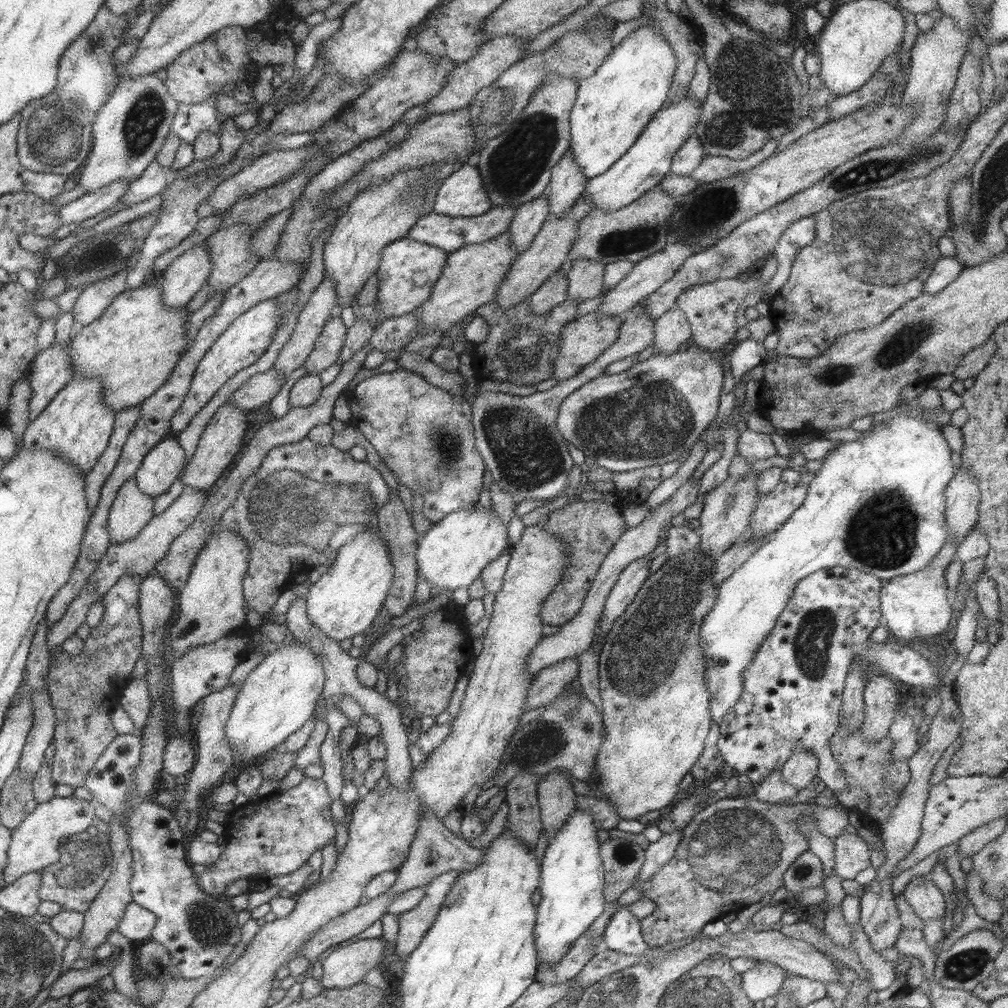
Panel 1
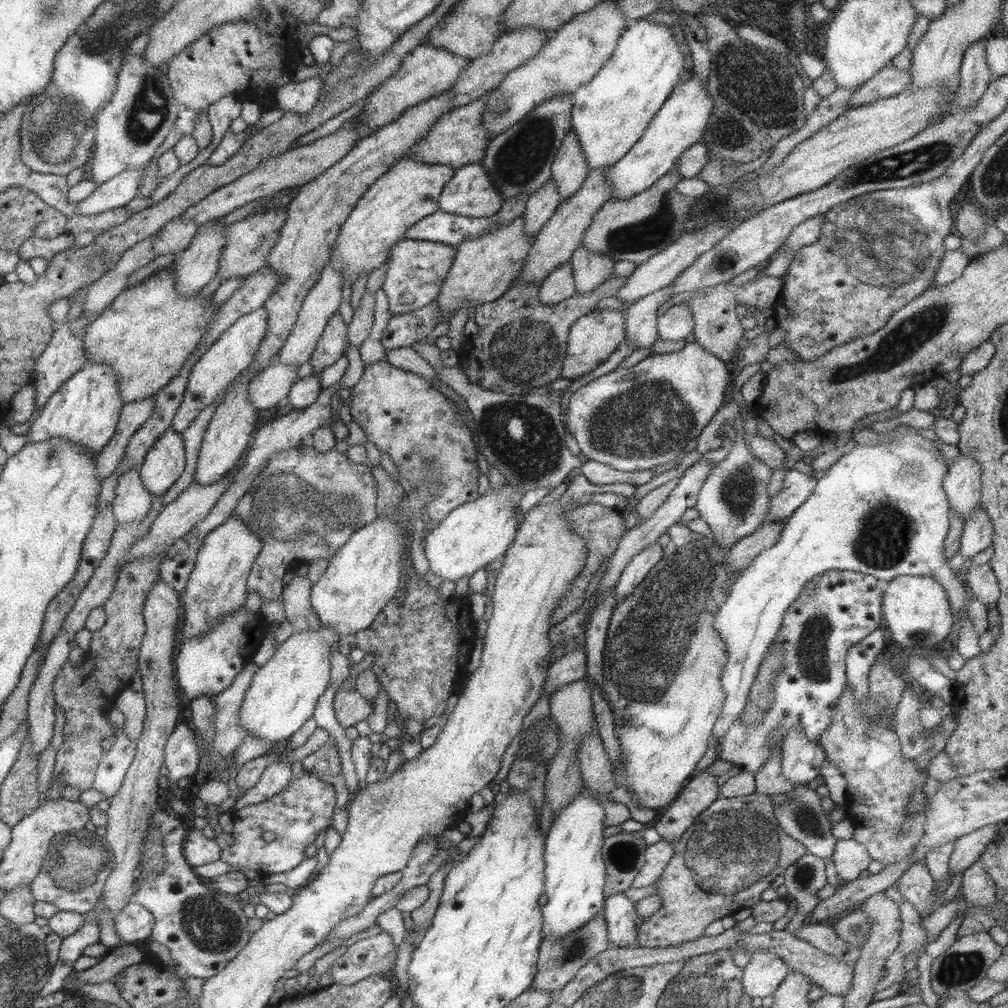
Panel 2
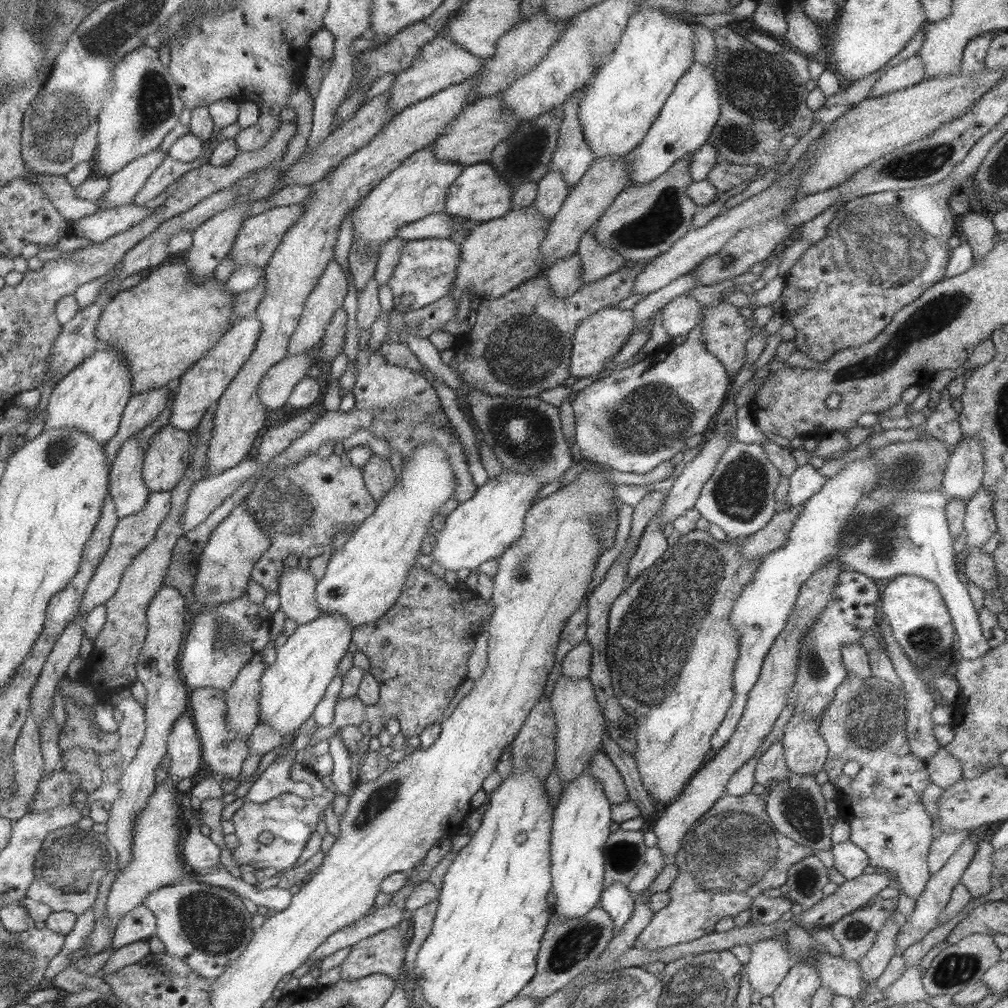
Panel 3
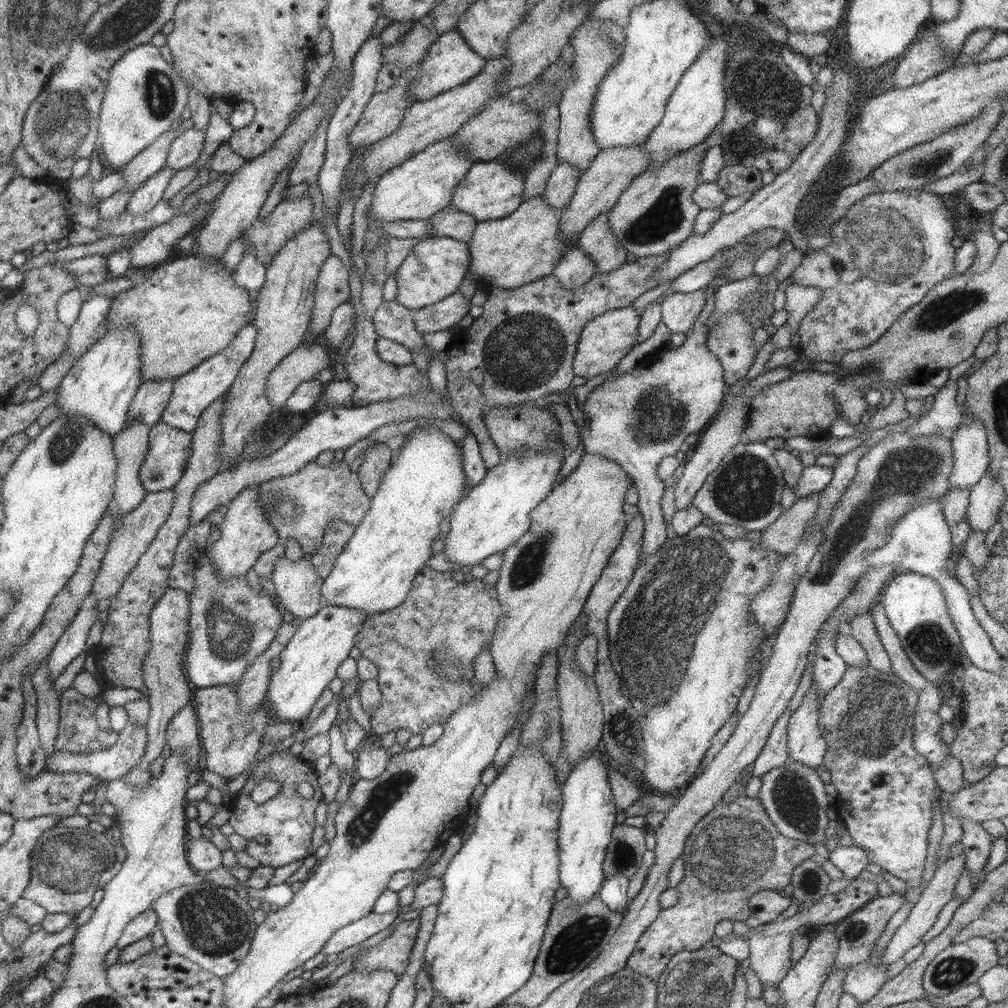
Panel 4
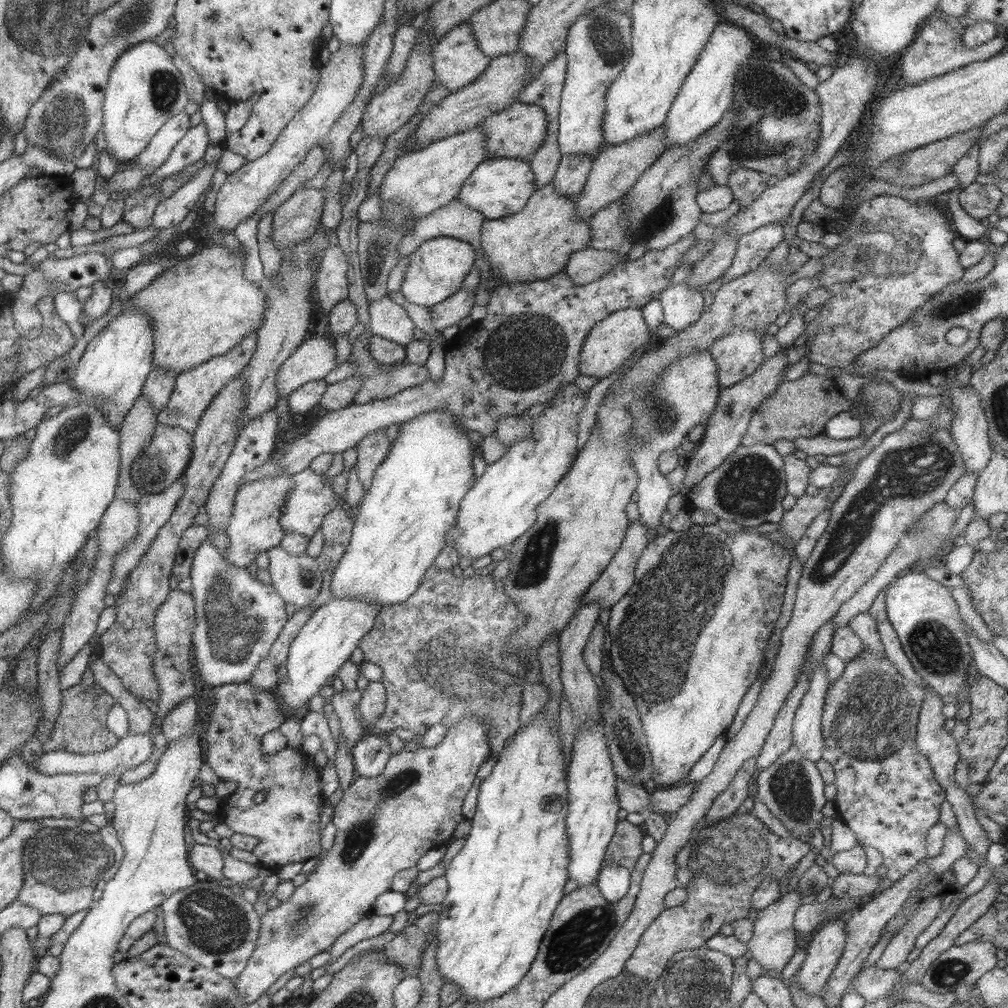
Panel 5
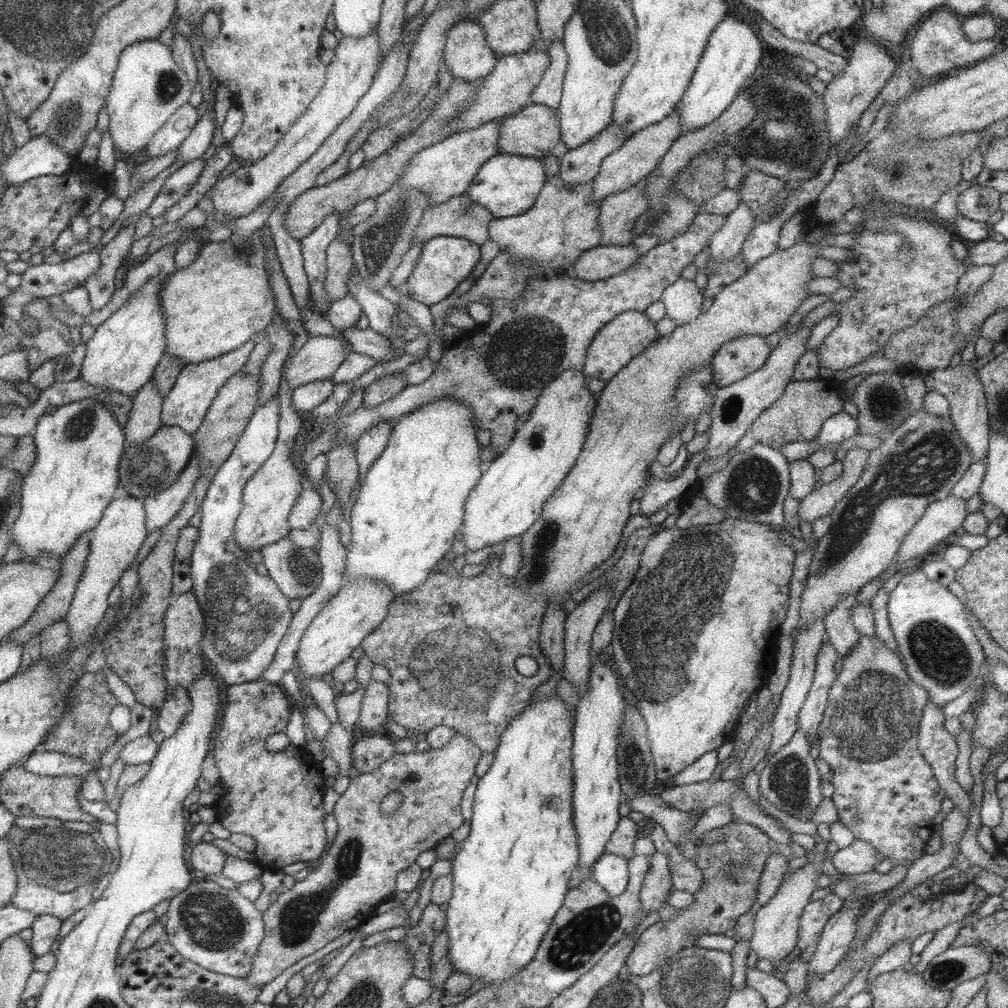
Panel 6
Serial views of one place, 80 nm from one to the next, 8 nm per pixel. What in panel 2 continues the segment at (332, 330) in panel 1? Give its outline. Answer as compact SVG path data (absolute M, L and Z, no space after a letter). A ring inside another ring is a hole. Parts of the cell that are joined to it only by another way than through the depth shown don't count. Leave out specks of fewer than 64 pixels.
M335 311L329 318L309 360L316 375L323 368L331 366L339 357L344 356L344 352L348 348L346 326L339 311Z

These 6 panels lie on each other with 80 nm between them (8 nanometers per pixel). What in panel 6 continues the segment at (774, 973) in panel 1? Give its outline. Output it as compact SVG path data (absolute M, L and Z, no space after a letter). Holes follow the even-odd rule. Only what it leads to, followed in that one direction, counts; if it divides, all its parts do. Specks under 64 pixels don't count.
M816 855L812 861L805 863L801 868L793 870L791 876L784 878L779 890L754 914L754 929L749 939L750 949L757 957L765 958L774 967L783 958L789 956L796 949L796 940L799 932L799 919L806 904L811 901L811 892L817 889L815 881L822 874L822 858Z

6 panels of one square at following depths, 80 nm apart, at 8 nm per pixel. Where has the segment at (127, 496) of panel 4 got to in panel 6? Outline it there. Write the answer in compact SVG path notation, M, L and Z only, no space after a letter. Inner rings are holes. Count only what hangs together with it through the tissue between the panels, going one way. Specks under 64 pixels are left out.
M150 378L133 397L129 418L123 427L125 447L149 438L163 425L160 419L162 398L155 386Z

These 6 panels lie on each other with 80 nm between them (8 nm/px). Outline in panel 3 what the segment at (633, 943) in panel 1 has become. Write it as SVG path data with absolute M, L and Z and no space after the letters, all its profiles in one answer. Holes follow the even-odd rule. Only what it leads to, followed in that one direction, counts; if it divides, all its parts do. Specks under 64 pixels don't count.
M617 882L604 888L598 904L613 921L615 934L633 910L633 894L627 891L626 886L623 886L621 882Z

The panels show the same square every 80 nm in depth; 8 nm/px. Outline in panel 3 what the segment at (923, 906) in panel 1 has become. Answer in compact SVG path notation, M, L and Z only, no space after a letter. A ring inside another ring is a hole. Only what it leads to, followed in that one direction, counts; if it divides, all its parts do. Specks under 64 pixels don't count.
M848 674L841 681L841 684L837 686L836 691L834 692L833 698L828 702L828 705L825 705L824 711L820 716L820 721L818 722L818 730L819 736L821 736L821 740L825 742L827 745L827 759L823 766L823 771L826 773L828 777L829 784L833 785L834 789L837 789L839 796L835 799L837 804L837 817L845 820L847 824L849 824L850 833L848 840L851 841L855 846L861 848L863 852L868 856L869 862L868 864L874 867L884 868L885 871L889 871L891 873L895 873L895 877L897 877L897 882L899 886L899 890L903 892L906 896L911 897L913 900L920 896L921 892L925 890L925 884L927 884L927 880L930 878L930 874L928 872L927 866L927 855L929 852L930 844L934 839L935 835L932 834L932 822L929 814L925 812L925 808L923 804L921 804L921 795L923 794L923 790L925 787L929 786L929 776L927 770L925 769L925 761L919 760L909 752L909 746L907 746L907 742L905 742L905 716L906 709L906 694L904 690L898 689L894 684L880 682L877 677L871 675L866 679L862 679L856 677L853 674ZM855 761L859 764L859 771L856 774L856 777L848 777L845 776L842 772L842 768L844 763Z

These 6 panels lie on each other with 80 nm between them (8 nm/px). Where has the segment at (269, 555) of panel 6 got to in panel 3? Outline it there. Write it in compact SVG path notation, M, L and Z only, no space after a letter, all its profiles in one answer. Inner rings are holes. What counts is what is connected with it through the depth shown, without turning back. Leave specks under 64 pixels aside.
M299 565L283 568L278 576L279 606L285 616L298 625L307 624L322 614L316 603L316 584L317 579Z

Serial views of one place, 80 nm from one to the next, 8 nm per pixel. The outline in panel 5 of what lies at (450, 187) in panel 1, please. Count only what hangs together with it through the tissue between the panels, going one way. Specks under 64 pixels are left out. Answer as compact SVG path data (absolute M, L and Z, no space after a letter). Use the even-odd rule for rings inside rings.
M487 157L473 169L461 185L458 198L465 206L478 210L486 219L500 219L519 212L536 189L530 161L521 158Z

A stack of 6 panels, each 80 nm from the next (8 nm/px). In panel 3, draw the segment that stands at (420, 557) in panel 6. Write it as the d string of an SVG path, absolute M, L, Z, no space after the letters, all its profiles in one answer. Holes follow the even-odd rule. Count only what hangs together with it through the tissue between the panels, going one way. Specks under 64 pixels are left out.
M431 443L418 444L412 450L390 489L376 502L374 511L351 531L341 548L332 552L325 574L317 580L315 587L316 603L322 614L341 615L355 628L381 618L393 606L403 590L409 569L417 565L415 557L421 550L421 541L427 536L431 518L438 514L438 508L454 491L456 478L447 457L437 445Z

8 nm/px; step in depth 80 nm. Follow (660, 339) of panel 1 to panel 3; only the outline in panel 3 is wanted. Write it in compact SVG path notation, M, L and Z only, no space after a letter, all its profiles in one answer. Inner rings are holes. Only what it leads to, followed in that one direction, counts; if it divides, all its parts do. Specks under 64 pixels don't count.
M679 296L665 304L661 309L661 326L663 331L673 340L685 336L699 322L701 308L691 296Z

